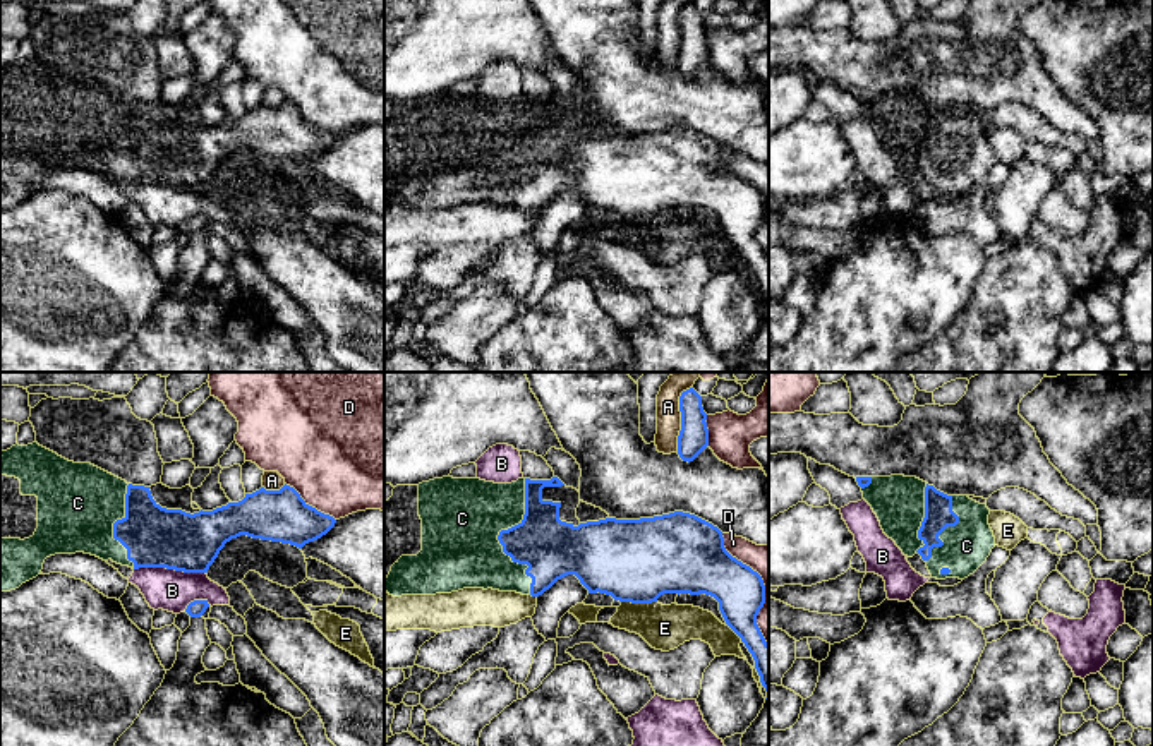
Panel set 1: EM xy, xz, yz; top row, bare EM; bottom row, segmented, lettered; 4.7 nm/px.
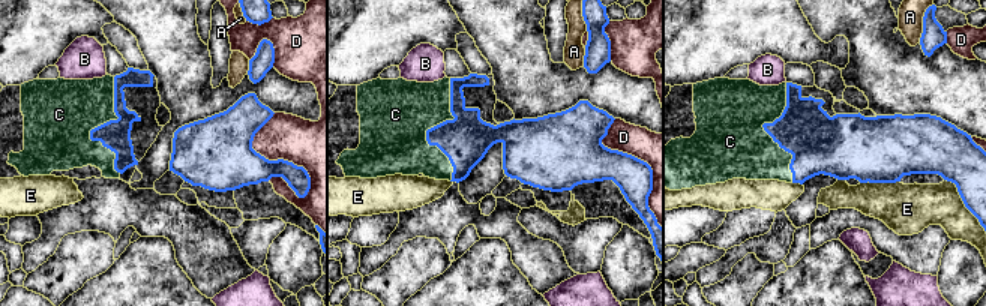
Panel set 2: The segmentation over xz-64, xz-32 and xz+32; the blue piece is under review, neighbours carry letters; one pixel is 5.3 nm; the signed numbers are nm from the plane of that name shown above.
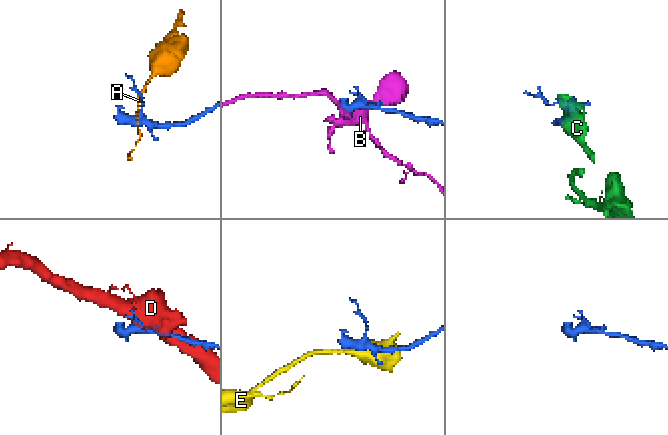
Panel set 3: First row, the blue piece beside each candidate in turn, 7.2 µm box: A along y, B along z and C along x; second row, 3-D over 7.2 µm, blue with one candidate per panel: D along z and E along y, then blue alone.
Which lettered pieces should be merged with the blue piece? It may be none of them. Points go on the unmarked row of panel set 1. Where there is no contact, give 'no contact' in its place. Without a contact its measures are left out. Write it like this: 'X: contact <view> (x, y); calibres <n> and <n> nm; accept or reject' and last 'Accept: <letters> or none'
A: contact xz (682, 33); calibres 140 and 110 nm; reject
B: contact xy (170, 184); calibres 280 and 190 nm; reject
C: contact xz (498, 153); calibres 280 and 380 nm; accept
D: contact xy (311, 122); calibres 240 and 480 nm; reject
E: contact xz (639, 218); calibres 380 and 220 nm; reject
Accept: C

